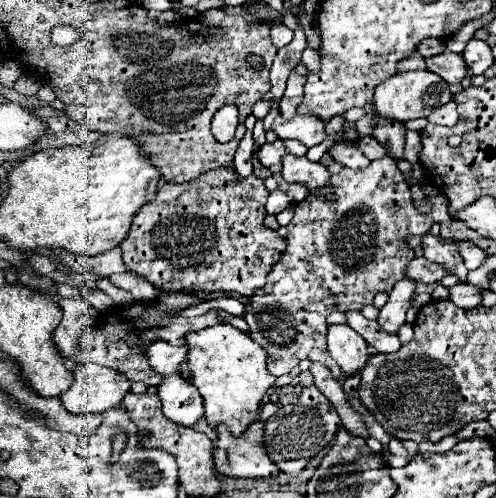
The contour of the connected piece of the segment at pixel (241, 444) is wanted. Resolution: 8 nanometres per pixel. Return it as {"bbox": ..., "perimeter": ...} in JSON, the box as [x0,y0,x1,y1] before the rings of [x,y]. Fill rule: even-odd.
{"bbox":[214,422,276,480],"perimeter":[[[254,422],[242,436],[234,436],[226,426],[220,426],[214,446],[216,470],[228,478],[274,480],[276,464],[264,450],[262,428],[264,422]]]}

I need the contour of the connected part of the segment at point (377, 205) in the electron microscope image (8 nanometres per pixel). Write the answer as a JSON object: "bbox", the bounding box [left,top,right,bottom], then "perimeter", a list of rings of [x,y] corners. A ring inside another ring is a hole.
{"bbox":[244,156,434,376],"perimeter":[[[392,156],[372,160],[366,168],[360,170],[344,168],[340,174],[332,176],[330,182],[336,194],[332,204],[326,204],[326,200],[310,194],[304,202],[294,206],[296,214],[288,224],[286,252],[282,254],[282,260],[278,260],[278,264],[270,270],[266,286],[258,290],[246,304],[244,320],[250,326],[250,336],[268,352],[268,372],[272,376],[288,374],[300,360],[322,362],[328,368],[336,368],[326,350],[326,316],[332,310],[362,310],[366,304],[372,304],[374,294],[390,292],[394,284],[404,278],[408,260],[414,258],[414,252],[402,240],[408,234],[424,236],[434,224],[428,214],[420,214],[412,204],[410,186],[396,168],[396,160]],[[372,256],[388,262],[384,262],[384,268],[356,268],[356,274],[350,272],[350,268],[360,262],[368,262]]]}

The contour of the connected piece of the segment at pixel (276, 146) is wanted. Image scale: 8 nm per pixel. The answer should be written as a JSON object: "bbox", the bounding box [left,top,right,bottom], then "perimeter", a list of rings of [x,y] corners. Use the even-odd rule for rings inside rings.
{"bbox":[258,140,286,174],"perimeter":[[[274,140],[274,142],[266,142],[260,150],[258,150],[258,160],[262,166],[266,166],[272,174],[282,170],[282,156],[286,154],[286,146],[284,140]]]}

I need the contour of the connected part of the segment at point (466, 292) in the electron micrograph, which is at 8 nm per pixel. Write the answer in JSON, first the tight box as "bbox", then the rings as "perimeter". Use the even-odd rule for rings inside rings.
{"bbox":[448,284,480,308],"perimeter":[[[454,284],[448,288],[450,296],[448,300],[452,300],[458,308],[476,308],[480,304],[480,288],[470,286],[470,284]]]}

